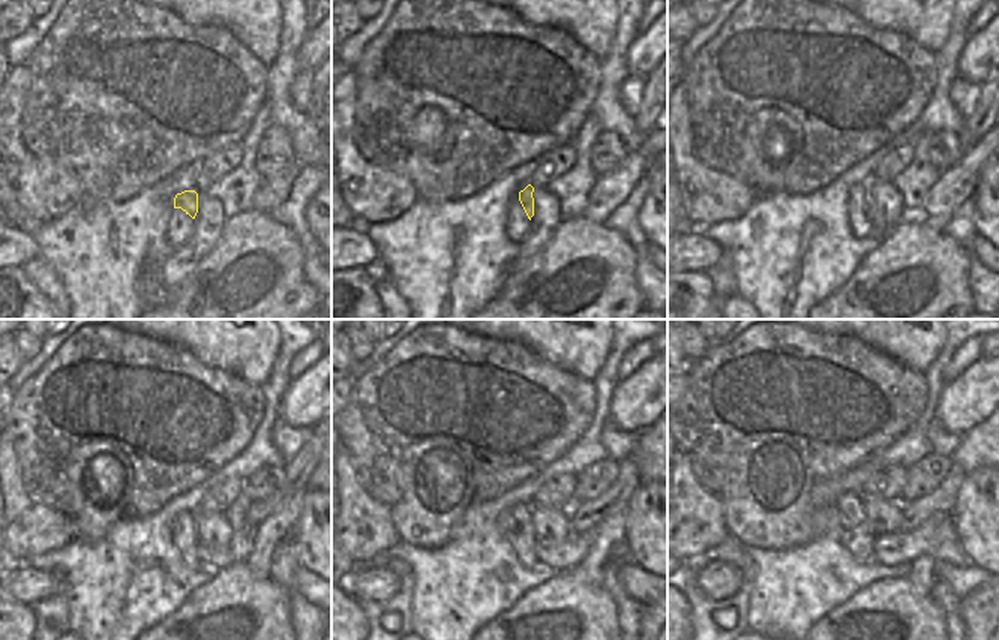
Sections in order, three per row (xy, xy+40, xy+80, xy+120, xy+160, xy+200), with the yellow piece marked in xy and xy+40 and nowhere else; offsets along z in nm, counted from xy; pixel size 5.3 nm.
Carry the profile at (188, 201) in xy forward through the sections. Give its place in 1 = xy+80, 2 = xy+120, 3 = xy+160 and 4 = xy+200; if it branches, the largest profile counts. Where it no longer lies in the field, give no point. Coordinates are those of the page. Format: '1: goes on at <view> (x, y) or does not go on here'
1: goes on at xy+80 (879, 228)
2: goes on at xy+120 (209, 556)
3: goes on at xy+160 (563, 556)
4: goes on at xy+200 (938, 537)

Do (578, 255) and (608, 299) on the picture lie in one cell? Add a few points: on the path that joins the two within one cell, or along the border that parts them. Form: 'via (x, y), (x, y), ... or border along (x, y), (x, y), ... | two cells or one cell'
via (594, 257), (608, 263), (611, 269), (608, 282) | one cell

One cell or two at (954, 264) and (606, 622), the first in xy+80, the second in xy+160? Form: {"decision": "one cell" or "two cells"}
{"decision": "one cell"}

